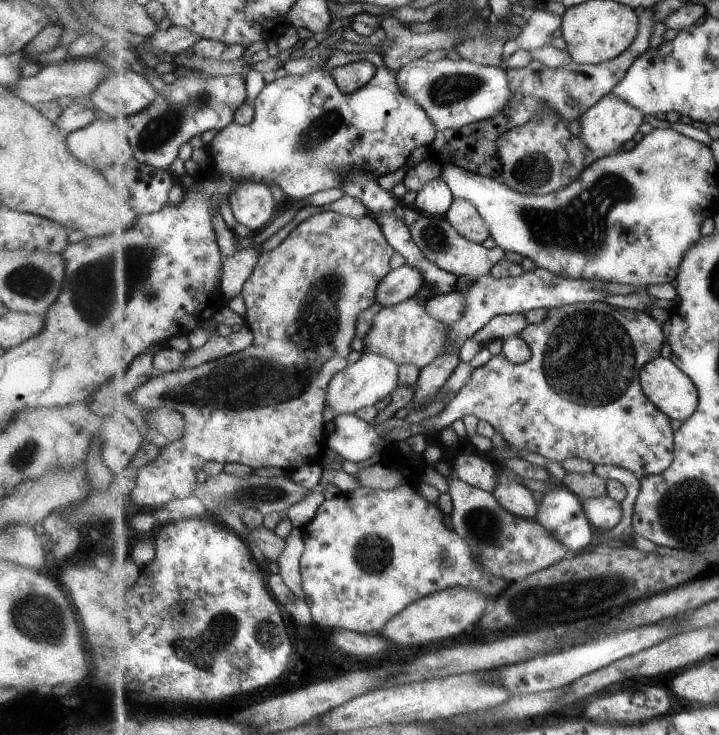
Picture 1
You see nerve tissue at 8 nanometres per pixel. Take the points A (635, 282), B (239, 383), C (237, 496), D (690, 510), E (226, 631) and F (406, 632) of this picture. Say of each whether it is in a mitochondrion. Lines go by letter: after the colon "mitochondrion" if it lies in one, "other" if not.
A: other
B: mitochondrion
C: mitochondrion
D: mitochondrion
E: mitochondrion
F: other

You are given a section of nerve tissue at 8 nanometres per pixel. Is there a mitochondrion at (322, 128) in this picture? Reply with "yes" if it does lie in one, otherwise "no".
yes

